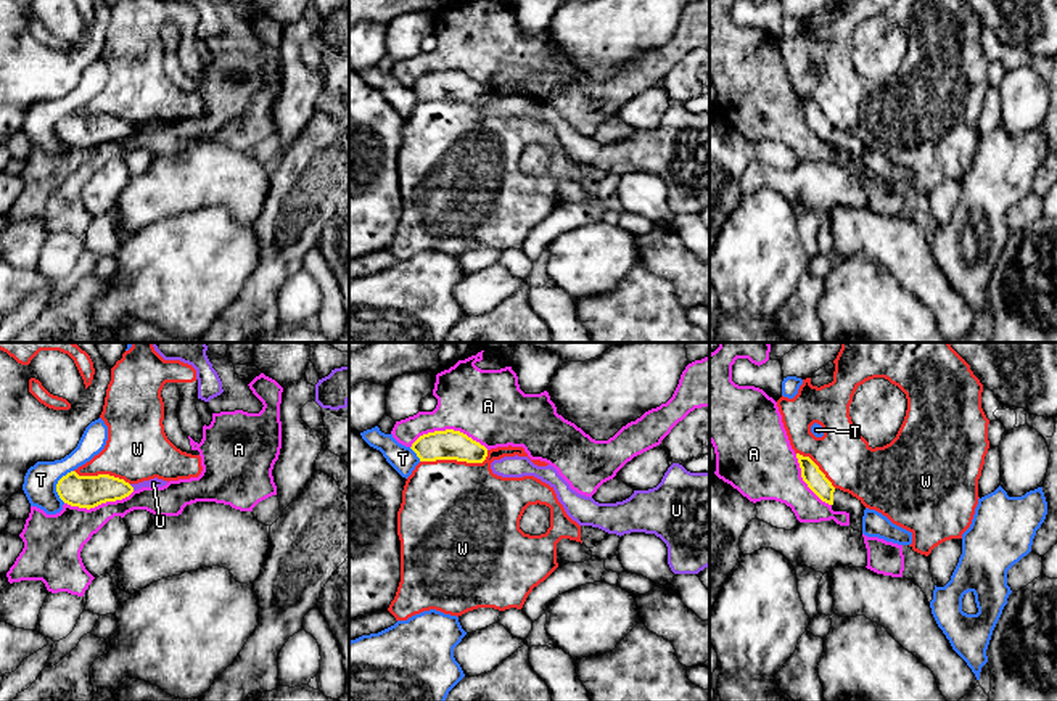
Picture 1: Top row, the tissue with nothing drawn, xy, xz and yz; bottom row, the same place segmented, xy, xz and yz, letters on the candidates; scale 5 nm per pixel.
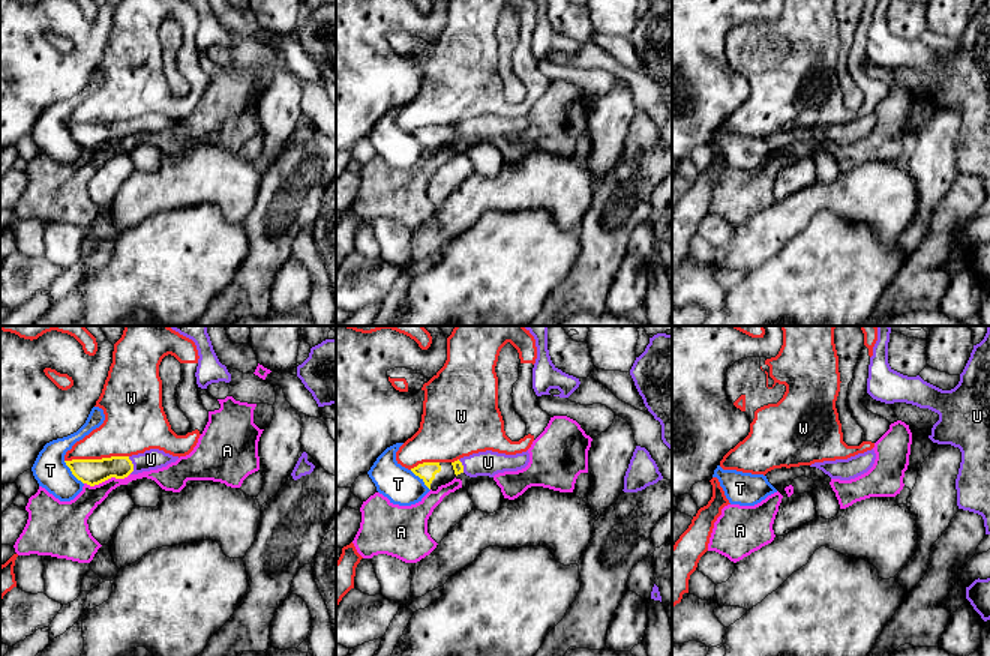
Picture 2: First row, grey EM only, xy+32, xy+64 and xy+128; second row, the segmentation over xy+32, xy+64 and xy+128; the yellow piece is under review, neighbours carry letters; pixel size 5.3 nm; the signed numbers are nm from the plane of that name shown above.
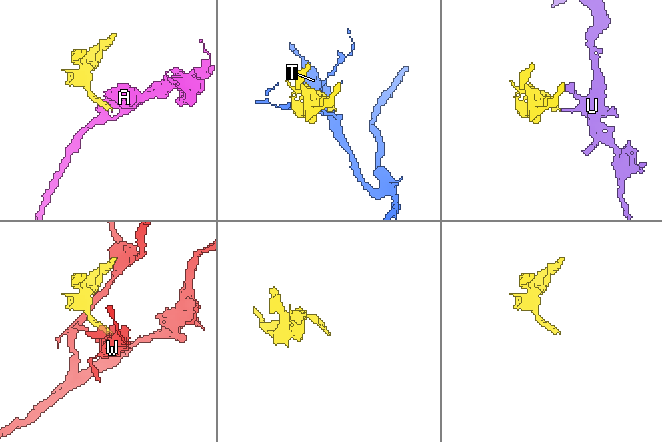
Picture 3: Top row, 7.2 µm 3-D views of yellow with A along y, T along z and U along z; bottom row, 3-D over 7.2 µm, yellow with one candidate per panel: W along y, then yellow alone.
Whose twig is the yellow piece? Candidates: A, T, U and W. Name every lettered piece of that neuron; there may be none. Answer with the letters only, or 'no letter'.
U

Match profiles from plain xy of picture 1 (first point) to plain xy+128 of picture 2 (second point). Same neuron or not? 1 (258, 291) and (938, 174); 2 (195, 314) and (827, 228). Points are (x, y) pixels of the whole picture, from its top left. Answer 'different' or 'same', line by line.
1: different
2: same

